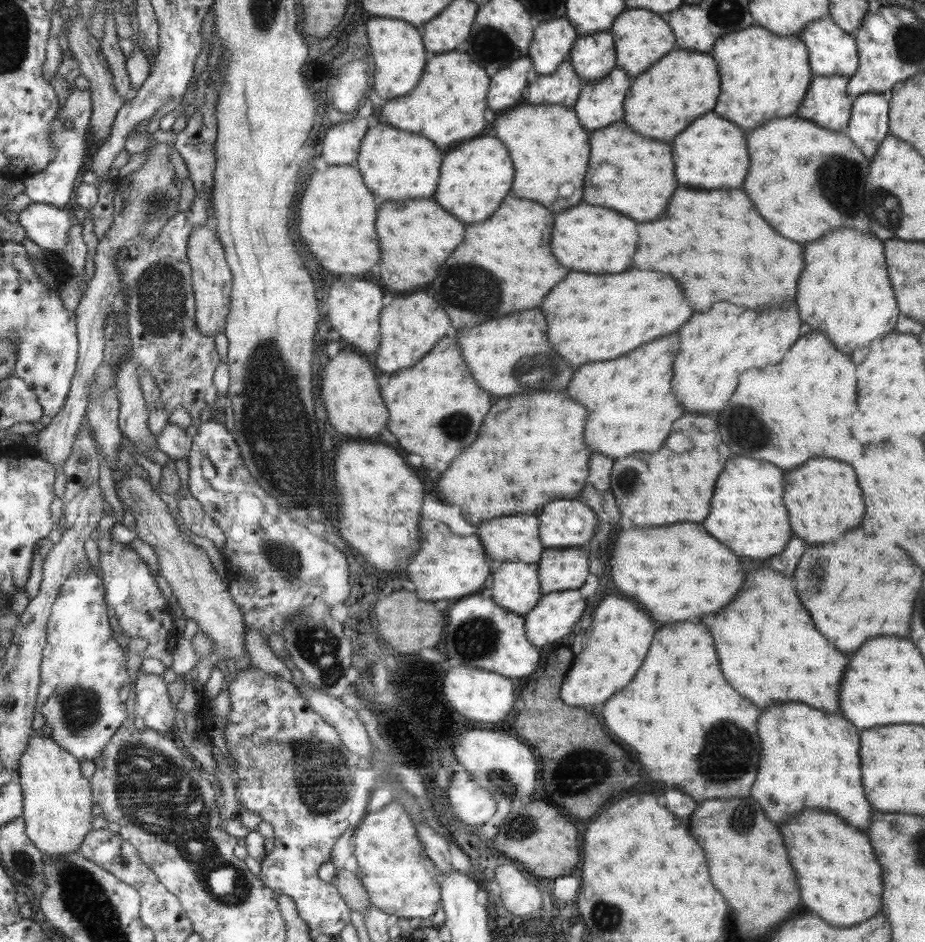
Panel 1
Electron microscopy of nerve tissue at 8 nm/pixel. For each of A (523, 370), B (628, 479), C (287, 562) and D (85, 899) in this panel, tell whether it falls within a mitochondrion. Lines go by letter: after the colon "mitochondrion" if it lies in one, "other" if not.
A: mitochondrion
B: mitochondrion
C: mitochondrion
D: mitochondrion

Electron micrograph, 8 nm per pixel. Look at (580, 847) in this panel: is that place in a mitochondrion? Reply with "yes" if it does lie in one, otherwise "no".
no

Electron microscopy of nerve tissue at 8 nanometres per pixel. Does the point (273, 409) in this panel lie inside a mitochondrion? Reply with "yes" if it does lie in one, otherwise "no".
yes

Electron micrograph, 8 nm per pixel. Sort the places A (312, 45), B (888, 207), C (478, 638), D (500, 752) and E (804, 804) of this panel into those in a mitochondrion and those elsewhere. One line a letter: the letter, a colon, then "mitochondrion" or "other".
A: other
B: mitochondrion
C: mitochondrion
D: other
E: other

